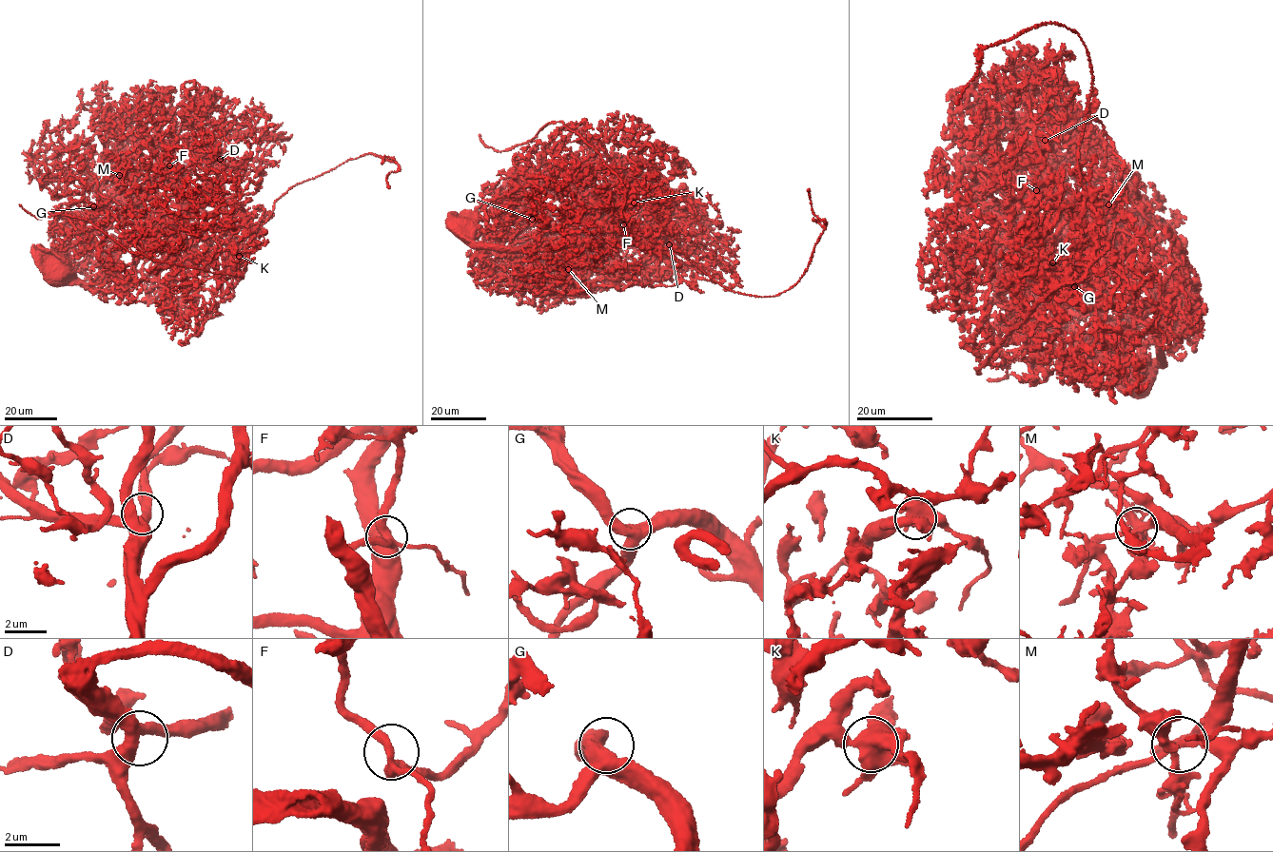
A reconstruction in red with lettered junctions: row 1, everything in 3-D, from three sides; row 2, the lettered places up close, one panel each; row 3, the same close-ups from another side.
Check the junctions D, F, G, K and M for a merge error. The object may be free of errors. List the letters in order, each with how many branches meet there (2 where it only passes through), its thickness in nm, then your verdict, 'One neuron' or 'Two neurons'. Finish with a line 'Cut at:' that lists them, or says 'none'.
D: Branches: 3. Thickness 440 nm. One neuron
F: Branches: 3. Thickness 280 nm. One neuron
G: Branches: 3. Thickness 440 nm. One neuron
K: Branches: 6. Thickness 600 nm. Two neurons
M: Branches: 4. Thickness 200 nm. One neuron
Cut at: K

